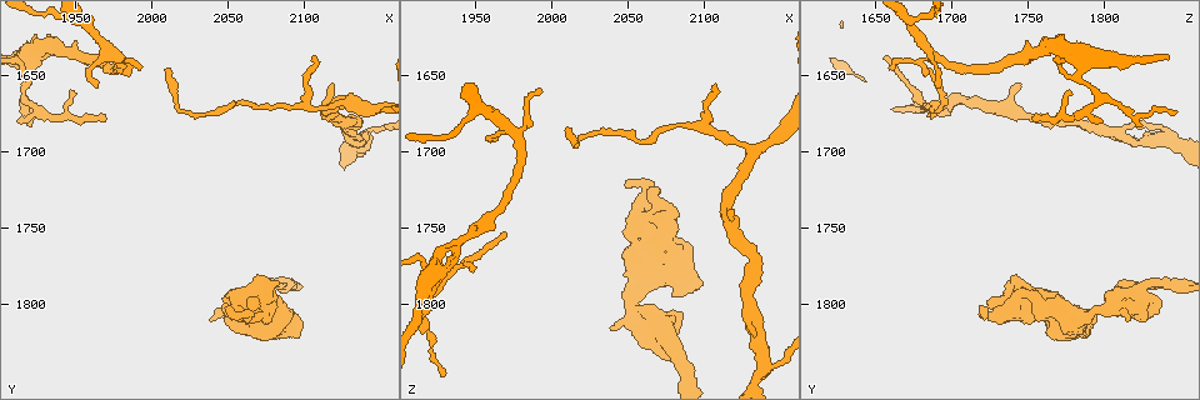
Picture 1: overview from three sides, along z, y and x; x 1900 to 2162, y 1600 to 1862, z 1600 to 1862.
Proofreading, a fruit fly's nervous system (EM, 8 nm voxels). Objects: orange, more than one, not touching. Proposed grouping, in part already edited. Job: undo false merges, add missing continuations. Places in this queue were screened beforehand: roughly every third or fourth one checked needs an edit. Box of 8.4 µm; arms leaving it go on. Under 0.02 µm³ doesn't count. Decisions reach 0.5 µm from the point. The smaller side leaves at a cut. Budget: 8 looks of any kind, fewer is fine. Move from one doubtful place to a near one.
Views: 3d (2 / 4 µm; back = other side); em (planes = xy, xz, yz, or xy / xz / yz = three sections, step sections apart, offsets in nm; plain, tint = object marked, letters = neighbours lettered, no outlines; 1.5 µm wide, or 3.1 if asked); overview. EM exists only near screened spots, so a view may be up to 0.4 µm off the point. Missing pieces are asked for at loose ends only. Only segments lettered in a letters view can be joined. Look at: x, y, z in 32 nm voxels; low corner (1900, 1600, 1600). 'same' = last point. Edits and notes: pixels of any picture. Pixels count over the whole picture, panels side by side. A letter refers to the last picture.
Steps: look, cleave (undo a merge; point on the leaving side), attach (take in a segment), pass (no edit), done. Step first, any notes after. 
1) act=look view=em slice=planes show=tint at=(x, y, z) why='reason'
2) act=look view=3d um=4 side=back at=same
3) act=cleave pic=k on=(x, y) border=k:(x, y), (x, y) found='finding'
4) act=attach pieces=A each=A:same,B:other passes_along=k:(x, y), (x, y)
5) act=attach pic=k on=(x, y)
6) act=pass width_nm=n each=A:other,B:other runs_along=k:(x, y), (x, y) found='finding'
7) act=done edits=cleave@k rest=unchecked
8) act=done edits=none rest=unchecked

act=look view=em slice=planes show=plain at=(2038, 1810, 1816)

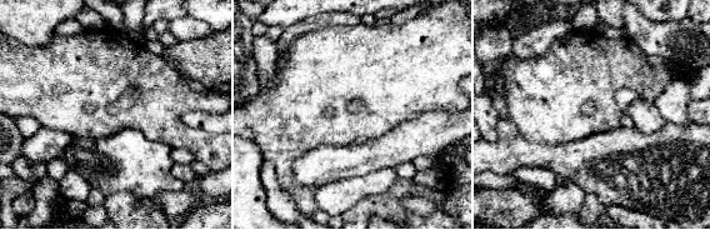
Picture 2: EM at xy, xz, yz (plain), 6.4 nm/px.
act=look view=em slice=planes show=letters at=same why='what lies round it'

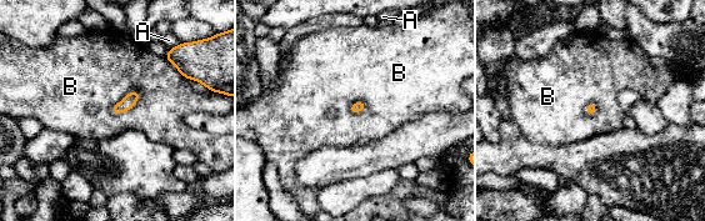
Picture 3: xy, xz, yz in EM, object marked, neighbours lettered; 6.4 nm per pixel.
act=pass each=A:other,B:other border=3:(140, 93), (129, 91), (110, 111) found='no lettered segment goes on from it'

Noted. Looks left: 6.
act=look view=em slice=planes show=plain at=(1926, 1626, 1766) why='free end'

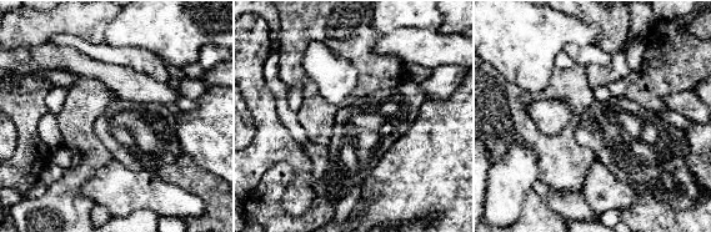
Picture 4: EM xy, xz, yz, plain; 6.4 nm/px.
act=look view=em slice=planes show=letters at=same

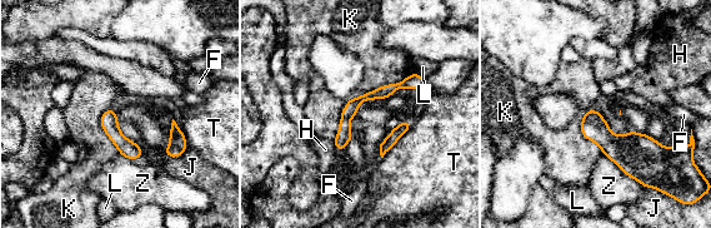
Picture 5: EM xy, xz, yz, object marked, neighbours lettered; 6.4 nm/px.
act=pass longest_contact=K:440nm each=F:other,H:other,J:other,K:other,L:other,T:other,Z:other runs_along=5:(422, 82), (361, 98), (339, 147) found='no lettered segment goes on from it'

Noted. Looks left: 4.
act=look view=em slice=yz step=8 show=tint at=(2118, 1654, 1744) why='free end'

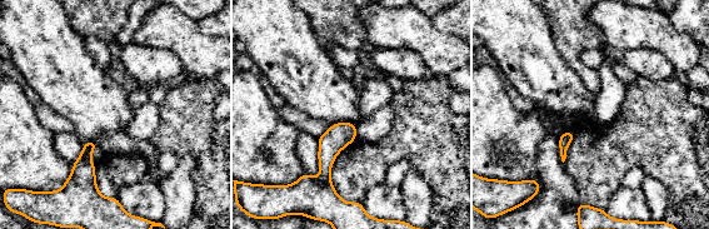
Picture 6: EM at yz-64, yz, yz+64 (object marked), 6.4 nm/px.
act=look view=em slice=planes show=tint at=same

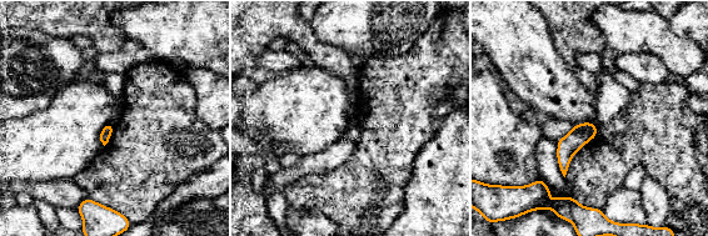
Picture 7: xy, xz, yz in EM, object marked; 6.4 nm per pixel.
act=look view=em slice=planes show=letters at=same why='see the neighbours'

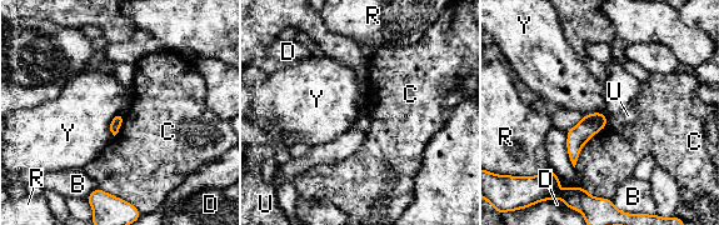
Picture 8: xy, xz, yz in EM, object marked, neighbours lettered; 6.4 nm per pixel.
act=pass longest_contact=C:340nm each=B:other,C:other,D:other,R:other,U:other,Y:other found='none of them fits'

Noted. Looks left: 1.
act=done edits=none rest=unchecked

